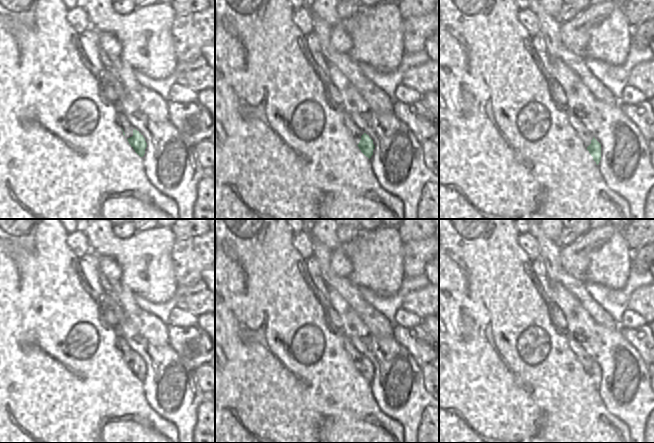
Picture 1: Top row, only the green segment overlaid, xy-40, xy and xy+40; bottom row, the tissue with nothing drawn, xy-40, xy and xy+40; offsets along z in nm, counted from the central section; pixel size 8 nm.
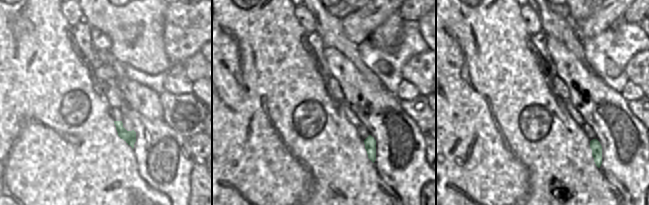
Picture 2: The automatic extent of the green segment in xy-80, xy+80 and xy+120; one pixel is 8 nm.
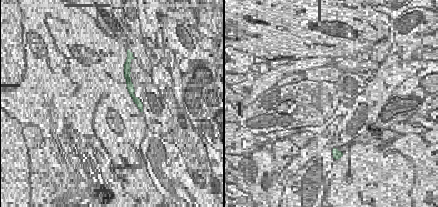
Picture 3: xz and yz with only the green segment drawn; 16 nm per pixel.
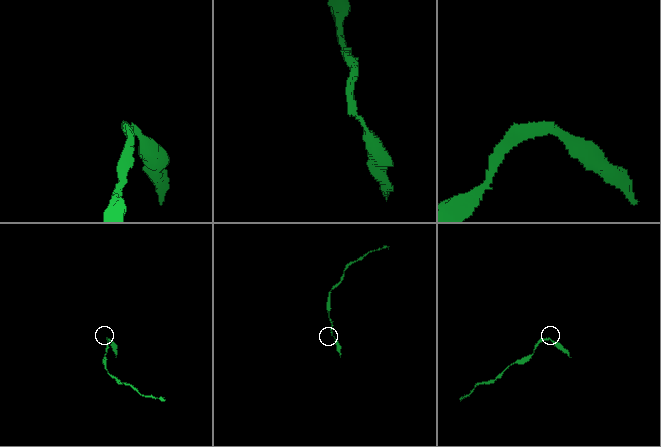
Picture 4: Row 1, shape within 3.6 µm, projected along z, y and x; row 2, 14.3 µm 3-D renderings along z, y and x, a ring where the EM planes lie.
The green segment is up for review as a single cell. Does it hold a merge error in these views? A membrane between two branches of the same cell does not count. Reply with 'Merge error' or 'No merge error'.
Merge error

